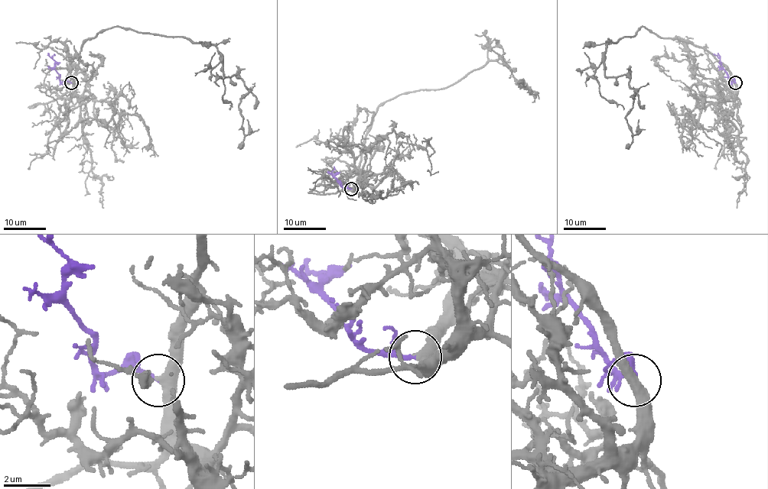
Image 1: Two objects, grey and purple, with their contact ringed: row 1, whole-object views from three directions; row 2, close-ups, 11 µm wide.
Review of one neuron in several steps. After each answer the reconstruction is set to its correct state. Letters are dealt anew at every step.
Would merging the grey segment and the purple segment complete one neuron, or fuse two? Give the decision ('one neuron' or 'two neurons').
one neuron

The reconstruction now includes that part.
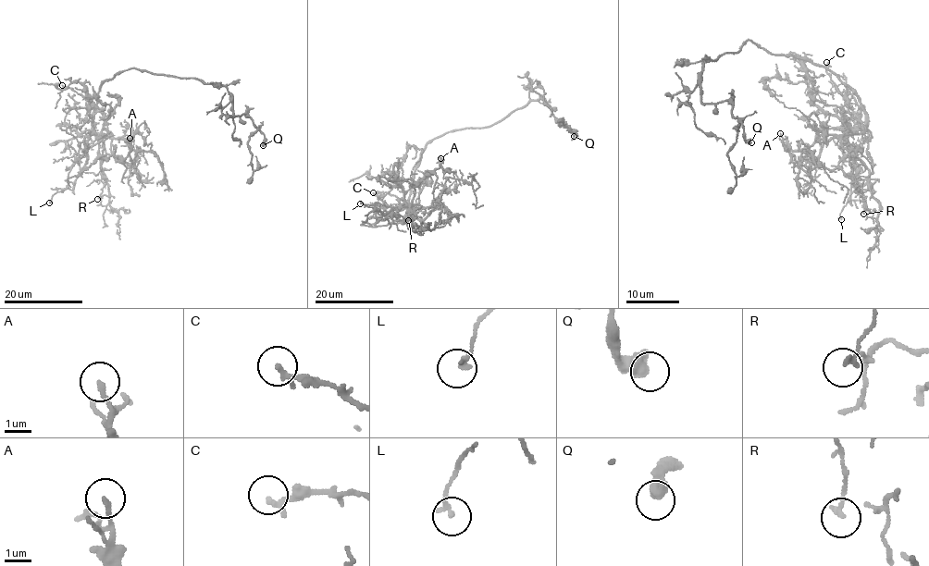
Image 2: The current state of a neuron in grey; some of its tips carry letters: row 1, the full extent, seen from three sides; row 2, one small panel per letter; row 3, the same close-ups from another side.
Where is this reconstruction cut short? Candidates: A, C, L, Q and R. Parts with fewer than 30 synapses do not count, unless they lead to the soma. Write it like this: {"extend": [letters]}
{"extend": []}

